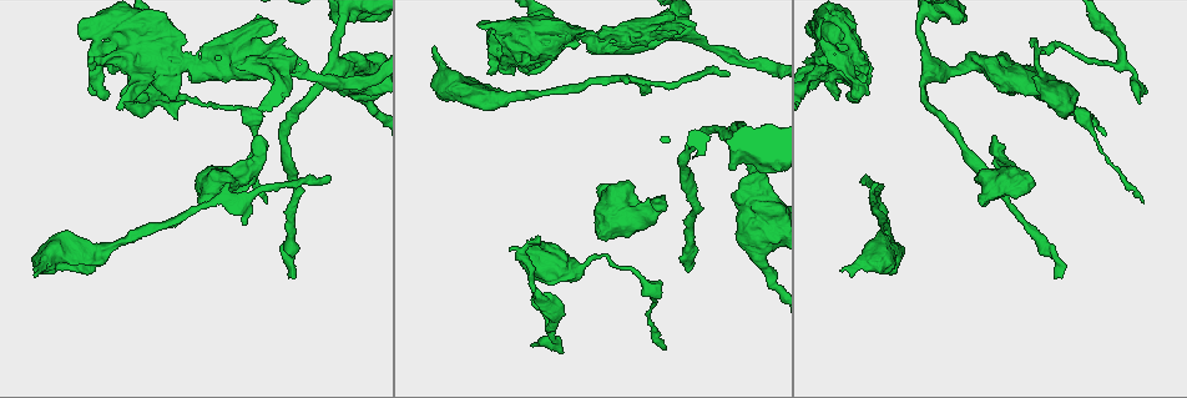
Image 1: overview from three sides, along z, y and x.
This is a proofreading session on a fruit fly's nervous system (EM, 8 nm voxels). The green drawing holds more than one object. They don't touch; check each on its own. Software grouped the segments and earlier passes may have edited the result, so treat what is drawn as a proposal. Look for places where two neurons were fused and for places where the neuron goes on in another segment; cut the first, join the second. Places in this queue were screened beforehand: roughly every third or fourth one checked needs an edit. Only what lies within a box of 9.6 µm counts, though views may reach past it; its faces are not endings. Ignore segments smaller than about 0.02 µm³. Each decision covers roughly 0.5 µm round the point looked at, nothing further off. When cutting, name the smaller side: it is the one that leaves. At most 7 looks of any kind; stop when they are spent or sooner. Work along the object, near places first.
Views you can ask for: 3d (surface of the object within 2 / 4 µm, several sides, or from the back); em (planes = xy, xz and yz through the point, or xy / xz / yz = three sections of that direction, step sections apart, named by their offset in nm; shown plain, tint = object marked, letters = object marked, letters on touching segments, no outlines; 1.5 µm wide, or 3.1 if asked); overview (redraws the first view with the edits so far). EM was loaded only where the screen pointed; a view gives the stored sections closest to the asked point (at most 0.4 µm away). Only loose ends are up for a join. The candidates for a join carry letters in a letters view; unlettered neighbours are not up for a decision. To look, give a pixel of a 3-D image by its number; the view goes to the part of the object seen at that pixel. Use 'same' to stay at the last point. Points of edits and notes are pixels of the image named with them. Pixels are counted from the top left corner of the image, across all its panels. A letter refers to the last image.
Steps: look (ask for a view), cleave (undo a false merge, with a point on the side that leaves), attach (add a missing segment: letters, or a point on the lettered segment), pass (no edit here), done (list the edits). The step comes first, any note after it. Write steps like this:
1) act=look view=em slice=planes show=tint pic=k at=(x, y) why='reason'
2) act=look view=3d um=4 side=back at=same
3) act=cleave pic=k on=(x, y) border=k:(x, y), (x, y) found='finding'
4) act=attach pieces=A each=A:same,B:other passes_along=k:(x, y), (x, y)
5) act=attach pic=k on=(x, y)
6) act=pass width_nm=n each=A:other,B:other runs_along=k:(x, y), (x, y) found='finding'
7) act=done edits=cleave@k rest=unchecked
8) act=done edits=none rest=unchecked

act=look view=3d um=4 side=back pic=1 at=(600, 187)

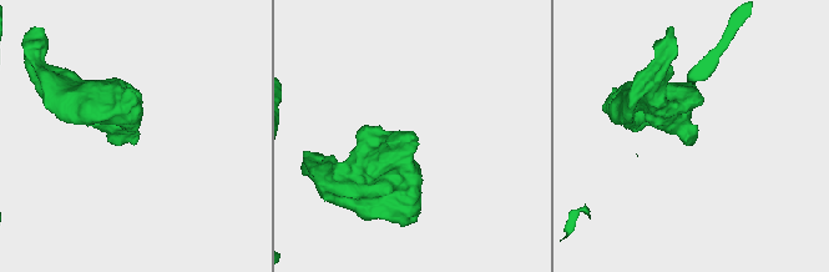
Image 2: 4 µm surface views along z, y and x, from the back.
act=look view=em slice=planes show=plain pic=2 at=(414, 136) why='shape alone is not enough'

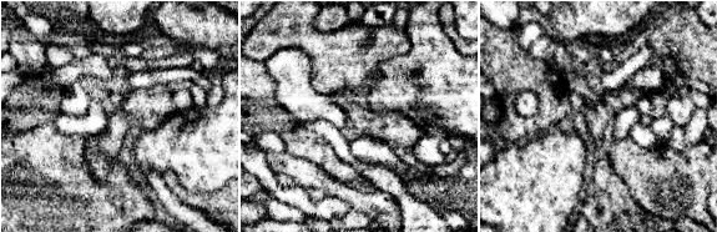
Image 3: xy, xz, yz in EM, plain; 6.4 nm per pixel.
act=look view=em slice=planes show=letters at=same why='see the neighbours'

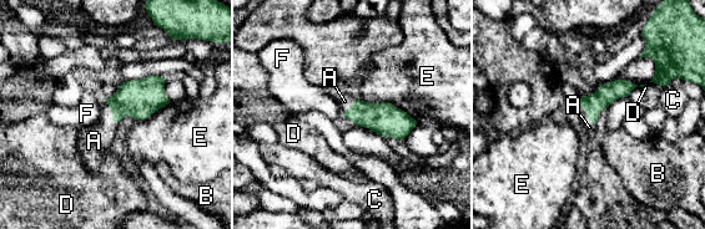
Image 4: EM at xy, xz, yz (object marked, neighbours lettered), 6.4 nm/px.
act=attach pieces=A each=A:same,B:other,C:other,D:other,E:other,F:other passes_along=4:(607, 93), (585, 111), (589, 127) found='the neuron continues'

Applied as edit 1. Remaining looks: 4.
act=look view=overview why='see it whole again'

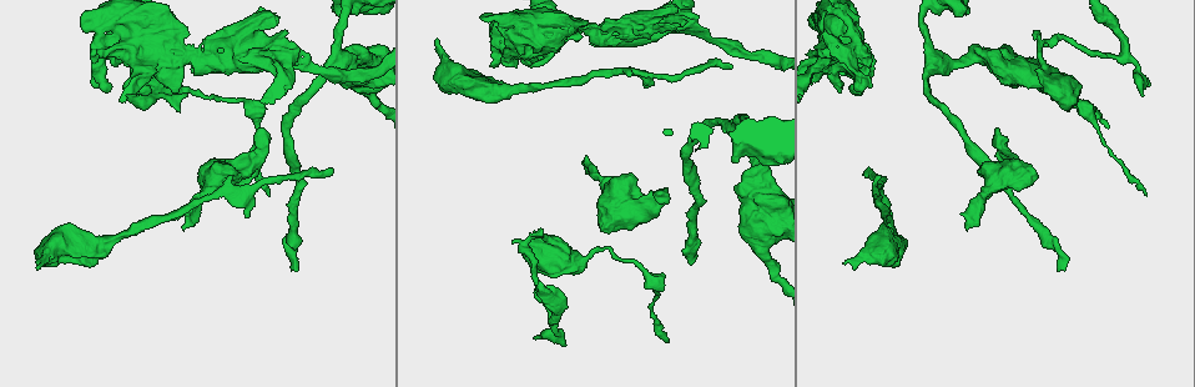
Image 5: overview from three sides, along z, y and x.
act=look view=em slice=planes show=letters pic=5 at=(39, 264) why='free end'

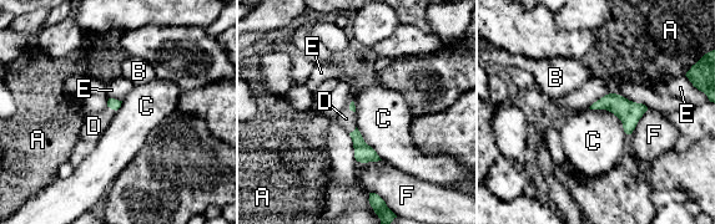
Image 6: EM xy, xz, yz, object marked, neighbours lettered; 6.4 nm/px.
act=attach pieces=D each=A:other,B:other,C:other,D:same,E:other,F:other passes_along=6:(112, 103), (111, 108), (94, 126) found='the neuron continues'

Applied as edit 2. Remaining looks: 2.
act=look view=overview

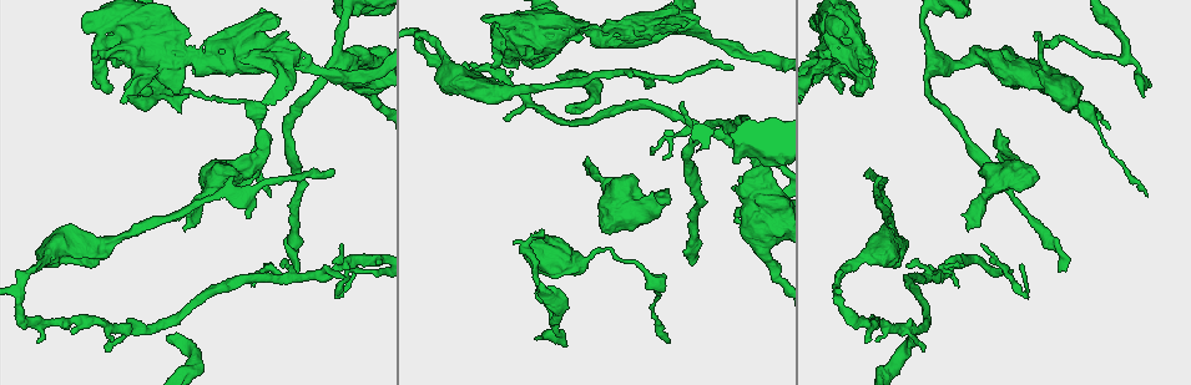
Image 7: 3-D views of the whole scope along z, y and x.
act=look view=em slice=planes show=letters pic=7 at=(170, 334) why='branch stops here'

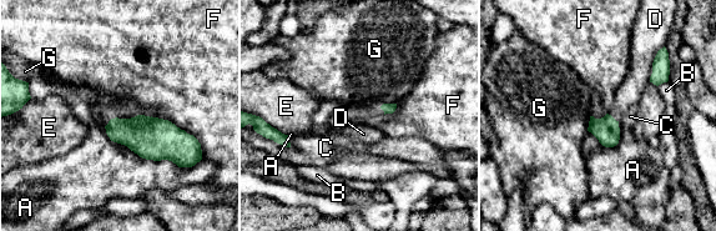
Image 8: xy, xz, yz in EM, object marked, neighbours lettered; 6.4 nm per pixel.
act=attach pieces=D each=A:other,B:other,C:other,D:same,E:other,F:other,G:other found='the neuron continues'

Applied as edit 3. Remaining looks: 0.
act=done edits=attach@4,attach@6,attach@8 rest=unchecked

